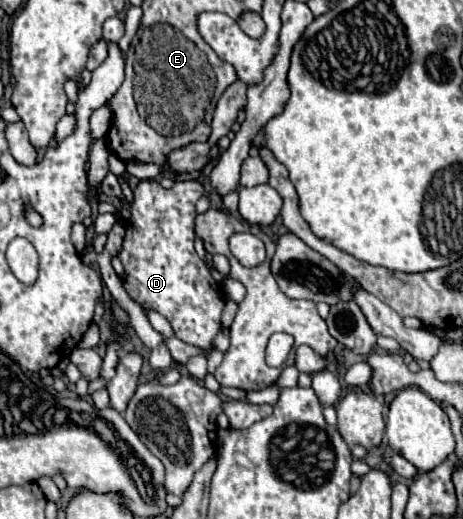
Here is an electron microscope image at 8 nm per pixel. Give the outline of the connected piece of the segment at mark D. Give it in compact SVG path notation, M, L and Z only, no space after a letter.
M152 179L140 181L134 187L134 203L118 257L124 265L120 279L128 287L130 297L138 301L144 311L154 309L164 315L178 339L210 351L214 337L222 329L220 315L226 297L194 249L196 201L202 193L204 187L198 181L176 181L170 189L164 189Z

